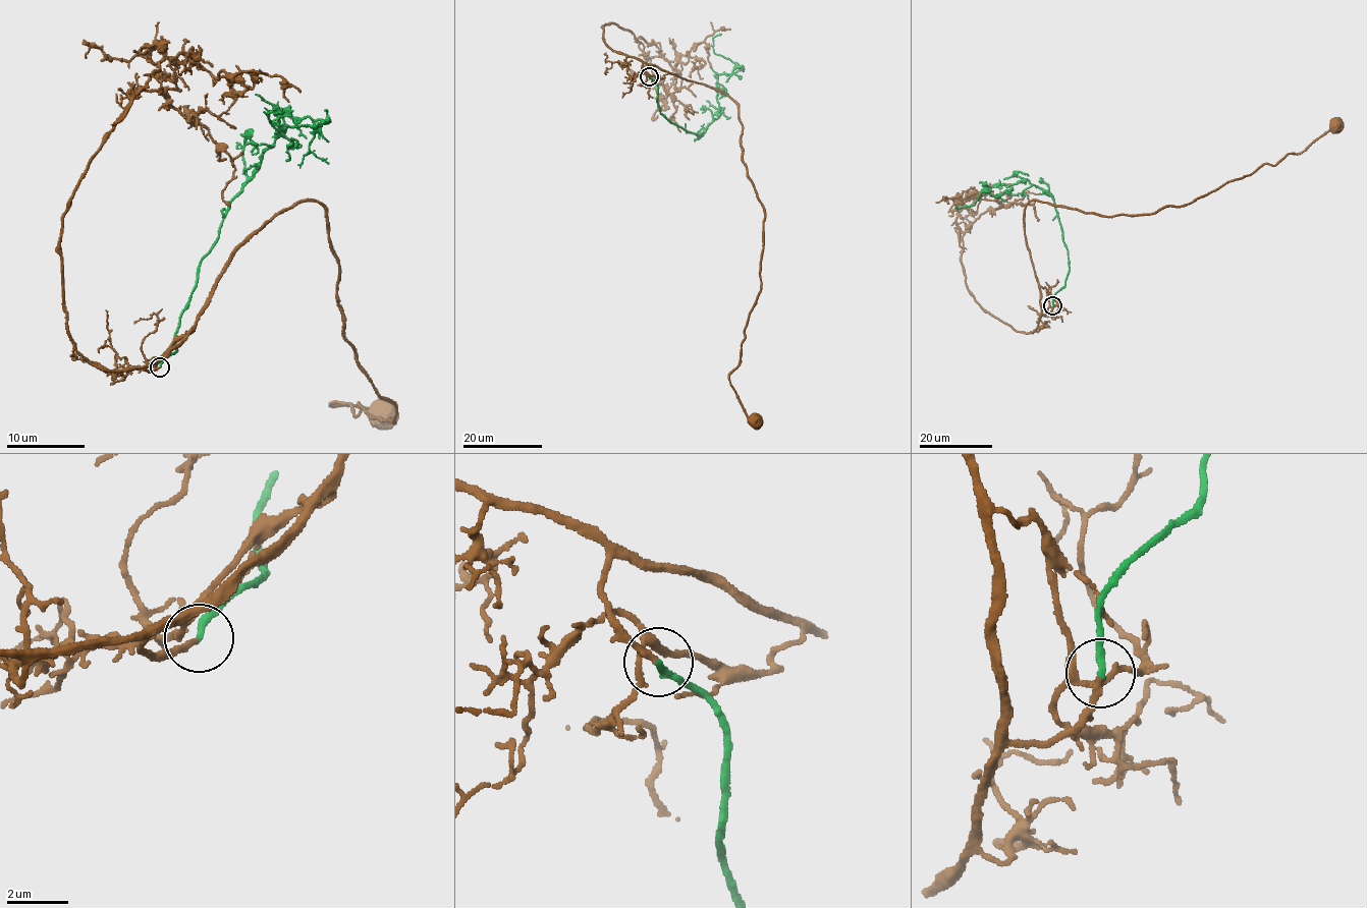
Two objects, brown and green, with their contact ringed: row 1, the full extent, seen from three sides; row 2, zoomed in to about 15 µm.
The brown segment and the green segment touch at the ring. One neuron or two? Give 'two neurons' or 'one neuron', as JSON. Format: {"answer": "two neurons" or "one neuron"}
{"answer": "one neuron"}

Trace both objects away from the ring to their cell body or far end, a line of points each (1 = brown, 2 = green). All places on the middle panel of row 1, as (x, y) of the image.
1: (649, 76), (674, 73), (737, 105), (742, 160), (764, 209), (763, 248), (760, 291), (729, 382), (754, 420)
2: (649, 76), (660, 114), (702, 132), (717, 117), (719, 74), (740, 68), (713, 52), (721, 34)

